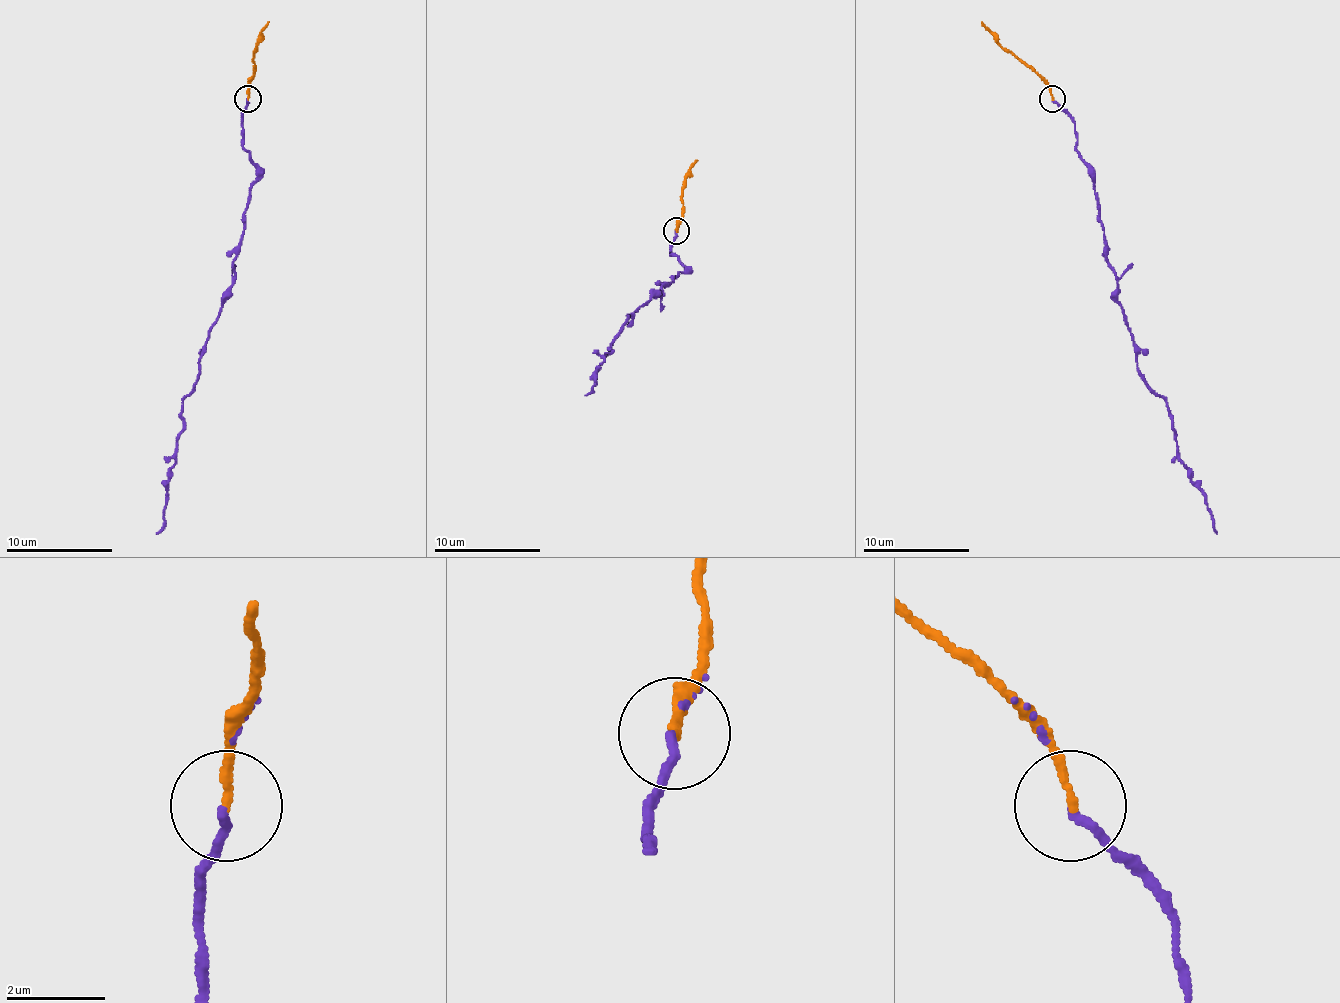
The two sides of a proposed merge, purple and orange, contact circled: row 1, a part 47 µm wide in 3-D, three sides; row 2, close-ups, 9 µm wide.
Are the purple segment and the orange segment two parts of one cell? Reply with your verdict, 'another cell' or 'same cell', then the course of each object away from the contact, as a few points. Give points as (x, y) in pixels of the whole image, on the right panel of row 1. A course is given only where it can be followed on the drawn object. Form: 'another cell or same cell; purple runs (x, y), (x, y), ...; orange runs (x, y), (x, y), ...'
same cell; purple runs (1053, 98), (1074, 124), (1095, 188), (1137, 374), (1167, 403), (1177, 461), (1204, 496), (1217, 533); orange runs (1053, 98), (1042, 79), (1002, 47), (981, 21)

